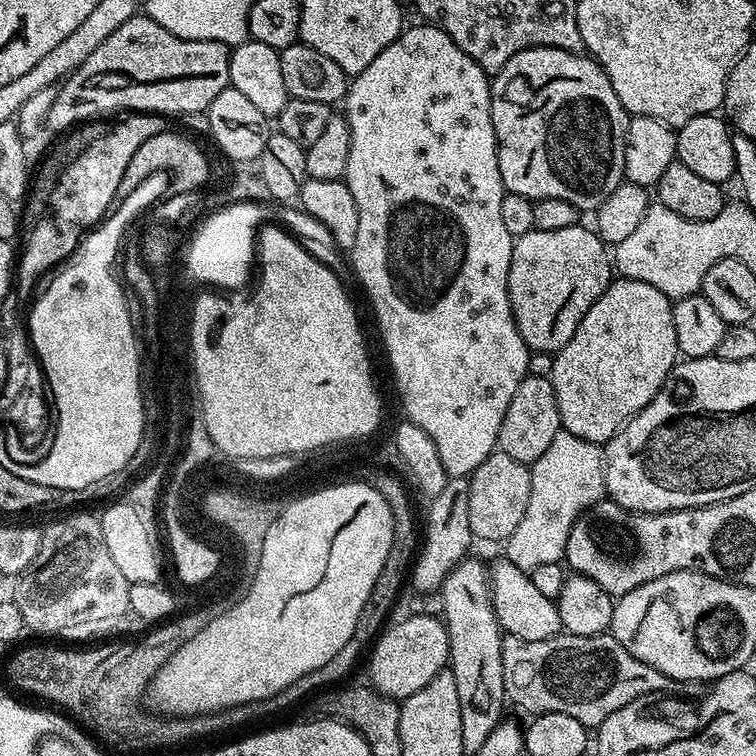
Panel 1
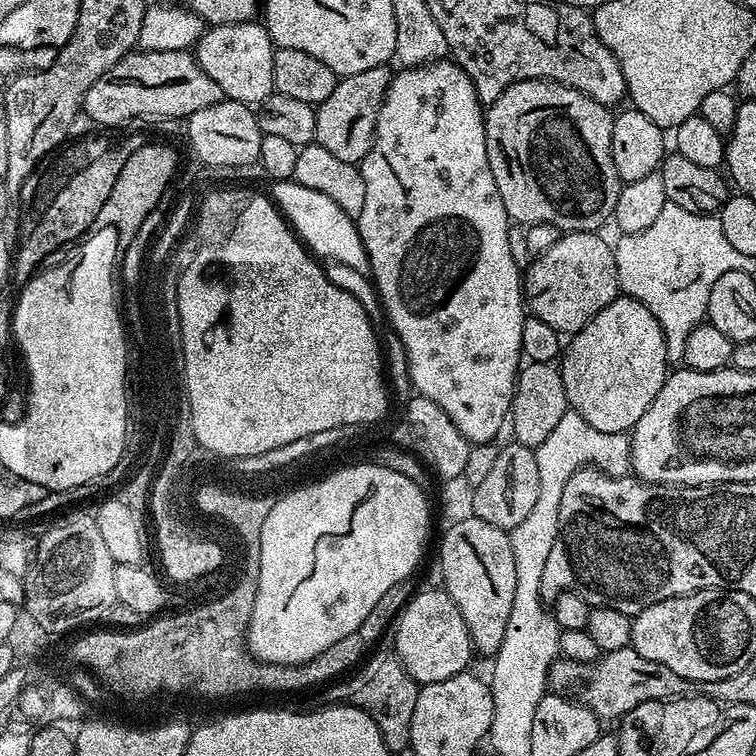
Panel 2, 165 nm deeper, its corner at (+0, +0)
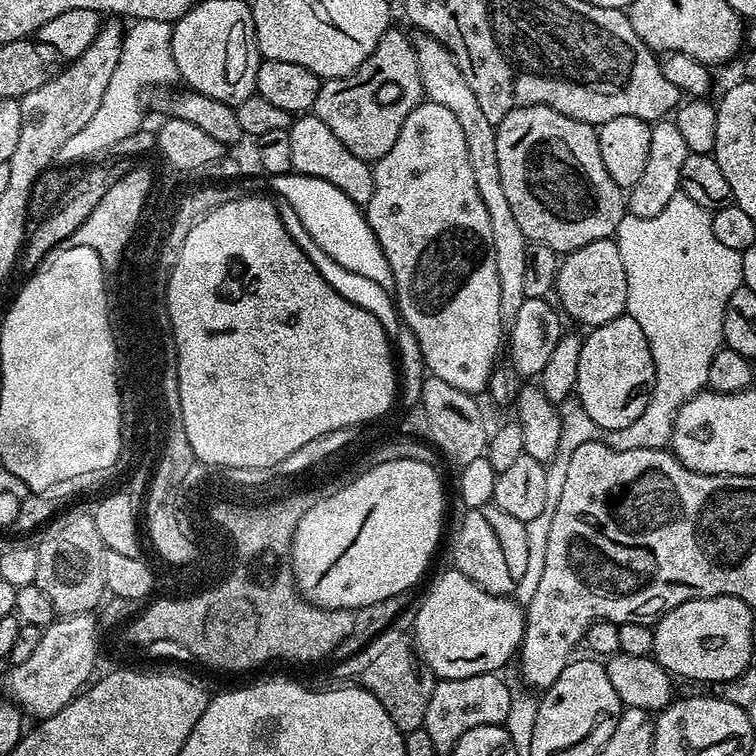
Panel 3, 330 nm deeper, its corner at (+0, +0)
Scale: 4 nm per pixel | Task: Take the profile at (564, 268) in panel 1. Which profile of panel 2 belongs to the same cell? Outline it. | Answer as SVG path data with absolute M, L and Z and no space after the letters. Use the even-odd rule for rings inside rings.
M565 232L561 234L558 242L554 242L554 246L550 246L550 250L535 257L527 265L522 276L522 291L527 311L533 317L546 322L559 334L580 332L582 326L586 326L586 322L590 322L590 318L594 318L594 314L598 314L598 310L606 307L611 300L615 300L620 292L613 245L607 244L596 232Z

